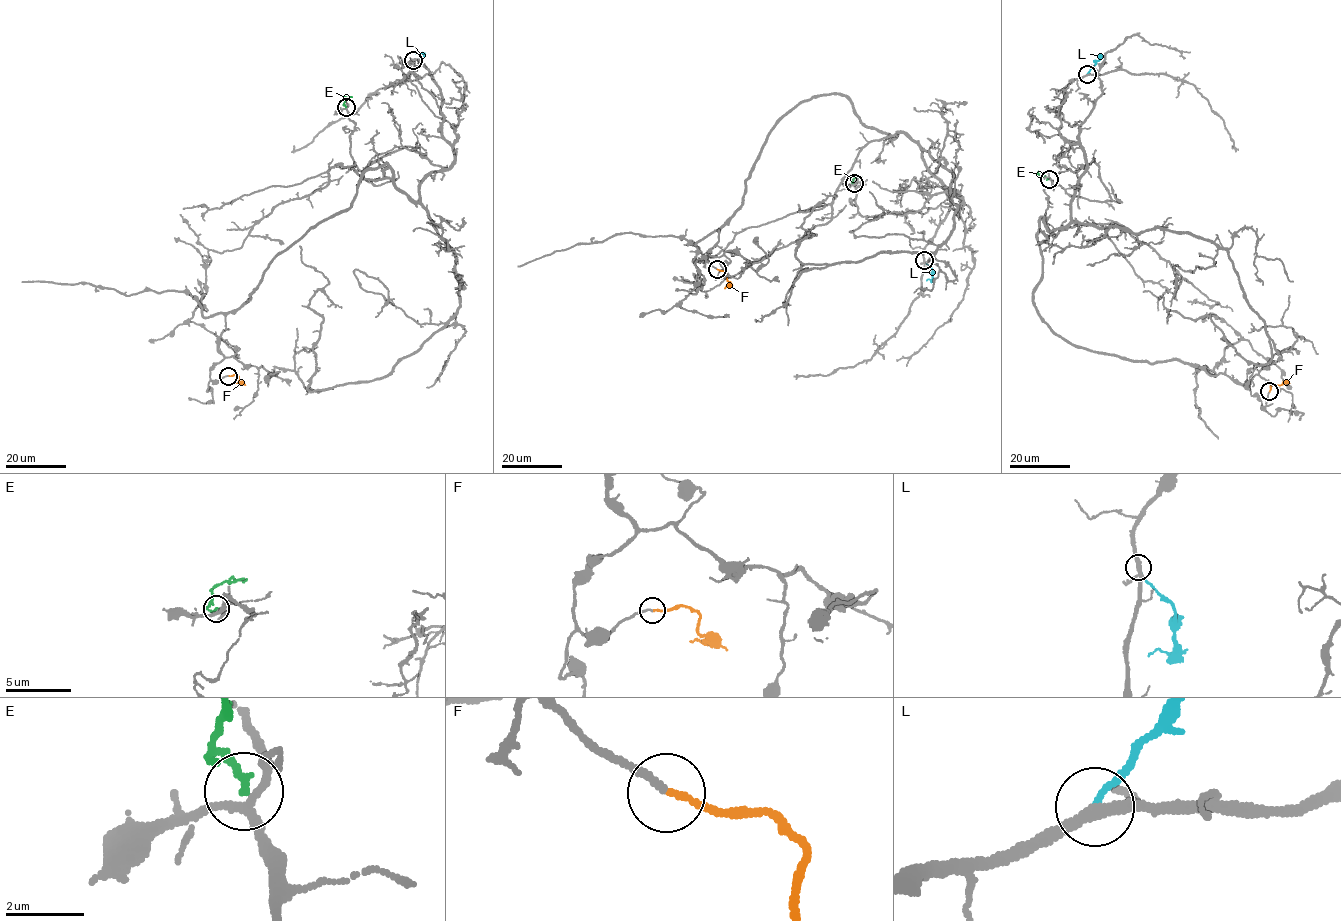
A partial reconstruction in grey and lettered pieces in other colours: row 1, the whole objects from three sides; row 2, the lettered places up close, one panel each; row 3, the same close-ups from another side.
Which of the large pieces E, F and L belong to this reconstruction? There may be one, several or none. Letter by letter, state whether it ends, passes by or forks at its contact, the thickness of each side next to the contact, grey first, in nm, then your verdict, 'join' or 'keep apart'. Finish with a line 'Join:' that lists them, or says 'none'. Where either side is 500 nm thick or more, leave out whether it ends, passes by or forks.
E: it ends; calibres 190 and 180 nm; keep apart
F: it ends; calibres 170 and 140 nm; join
L: it ends; calibres 260 and 160 nm; keep apart
Join: F

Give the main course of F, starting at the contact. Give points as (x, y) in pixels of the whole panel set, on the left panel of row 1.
F: (228, 376), (238, 377), (240, 382), (236, 383)

